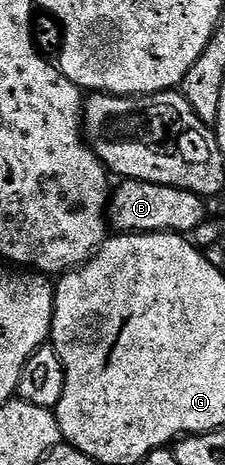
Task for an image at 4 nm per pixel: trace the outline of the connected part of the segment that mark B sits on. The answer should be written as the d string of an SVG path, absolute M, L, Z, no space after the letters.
M146 181L120 182L121 186L112 190L107 210L107 221L118 234L123 233L180 233L193 235L205 221L206 198L200 197L192 189L167 187Z

